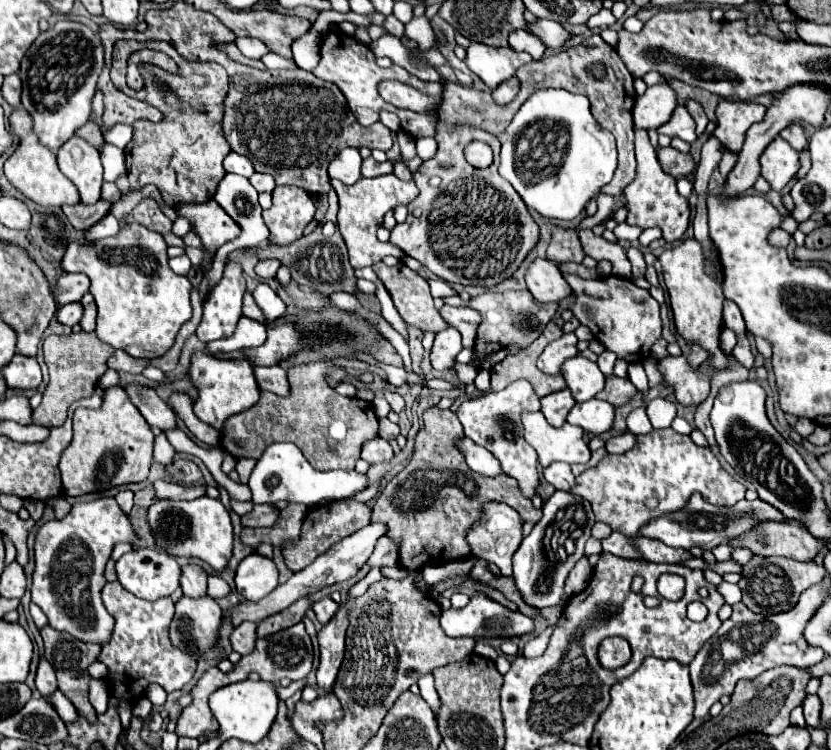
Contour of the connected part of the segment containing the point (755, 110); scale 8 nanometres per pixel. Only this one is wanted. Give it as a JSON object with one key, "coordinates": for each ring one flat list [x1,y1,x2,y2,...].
{"coordinates":[[721,100,715,108,717,128,715,138,721,142,725,150,741,152,745,132,751,124,761,122,765,118,767,108,757,102,735,102,735,100]]}

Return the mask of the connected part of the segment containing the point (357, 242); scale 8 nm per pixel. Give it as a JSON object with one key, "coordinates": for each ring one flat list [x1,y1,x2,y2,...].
{"coordinates":[[395,174,389,176,377,176,377,178,361,178,357,184,347,186,339,180,331,180,331,186,335,188,339,196,339,212,337,212,337,222,339,222,339,232,347,244,349,250,349,262,353,268,363,268,363,266,373,266,375,262,381,262,385,256,391,255,397,259,402,259,405,253,393,244,381,244,377,240,377,228,383,224,383,216,395,208,397,204,409,204,411,200,417,198,419,190,415,182,403,182]]}

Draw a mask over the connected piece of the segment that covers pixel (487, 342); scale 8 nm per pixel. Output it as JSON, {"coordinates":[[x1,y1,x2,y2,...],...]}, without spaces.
{"coordinates":[[487,290,485,294,471,298,471,300,462,300,459,295,443,298,445,304,461,307,468,306,477,310,481,314,481,324,477,332,477,342,475,348,481,354,501,350,507,346,517,346,517,348,527,348,533,340,537,340,543,332,543,326,555,316,557,312,557,302,541,304,537,302,529,290,505,290,505,292,493,292]]}

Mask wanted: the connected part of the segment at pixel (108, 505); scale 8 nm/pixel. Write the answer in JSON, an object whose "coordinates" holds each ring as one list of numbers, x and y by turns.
{"coordinates":[[99,498,93,502,79,502,71,508,71,512,63,520,51,520,45,522,35,538,35,572,33,572,33,586,31,596,33,602,45,612,49,618,49,624,55,630,65,630,75,638,81,638,83,642,97,642,103,644,107,638,111,638,111,630,115,626,115,620,105,610,101,602,101,590,105,586,105,564,111,556,111,550,117,542,129,542,133,544,137,540,129,518,121,512,115,498]]}

